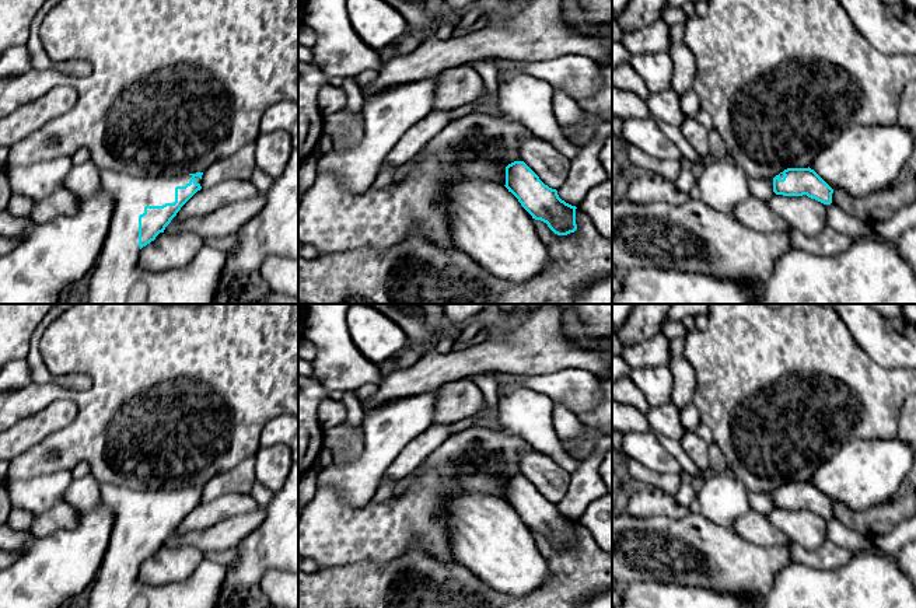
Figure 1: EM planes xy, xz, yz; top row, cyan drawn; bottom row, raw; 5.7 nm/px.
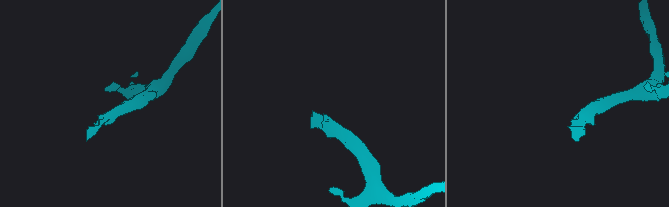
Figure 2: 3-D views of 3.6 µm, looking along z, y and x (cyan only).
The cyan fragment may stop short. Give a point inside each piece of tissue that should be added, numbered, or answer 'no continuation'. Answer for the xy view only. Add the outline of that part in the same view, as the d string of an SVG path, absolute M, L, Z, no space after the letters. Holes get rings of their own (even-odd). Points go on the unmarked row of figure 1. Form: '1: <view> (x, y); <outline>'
1: xy (116, 584); M99 483L102 503L115 513L109 546L92 583L88 608L216 608L227 567L204 559L192 576L172 586L146 586L139 580L139 530L146 520L175 516L175 502L189 497L192 489L133 490L112 483Z

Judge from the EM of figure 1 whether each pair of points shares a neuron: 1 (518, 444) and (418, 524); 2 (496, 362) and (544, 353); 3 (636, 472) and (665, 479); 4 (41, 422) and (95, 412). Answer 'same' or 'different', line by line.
1: same
2: same
3: same
4: different

